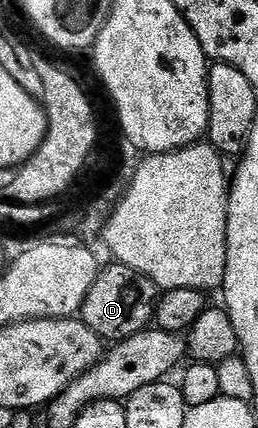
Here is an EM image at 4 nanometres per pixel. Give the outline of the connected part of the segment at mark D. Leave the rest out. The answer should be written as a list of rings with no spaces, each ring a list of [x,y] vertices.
[[[111,261],[108,264],[108,267],[106,264],[100,270],[99,276],[93,281],[93,287],[89,289],[83,301],[81,322],[104,340],[118,341],[148,330],[152,326],[157,288],[151,279],[143,279],[141,282],[140,276],[123,263]]]

